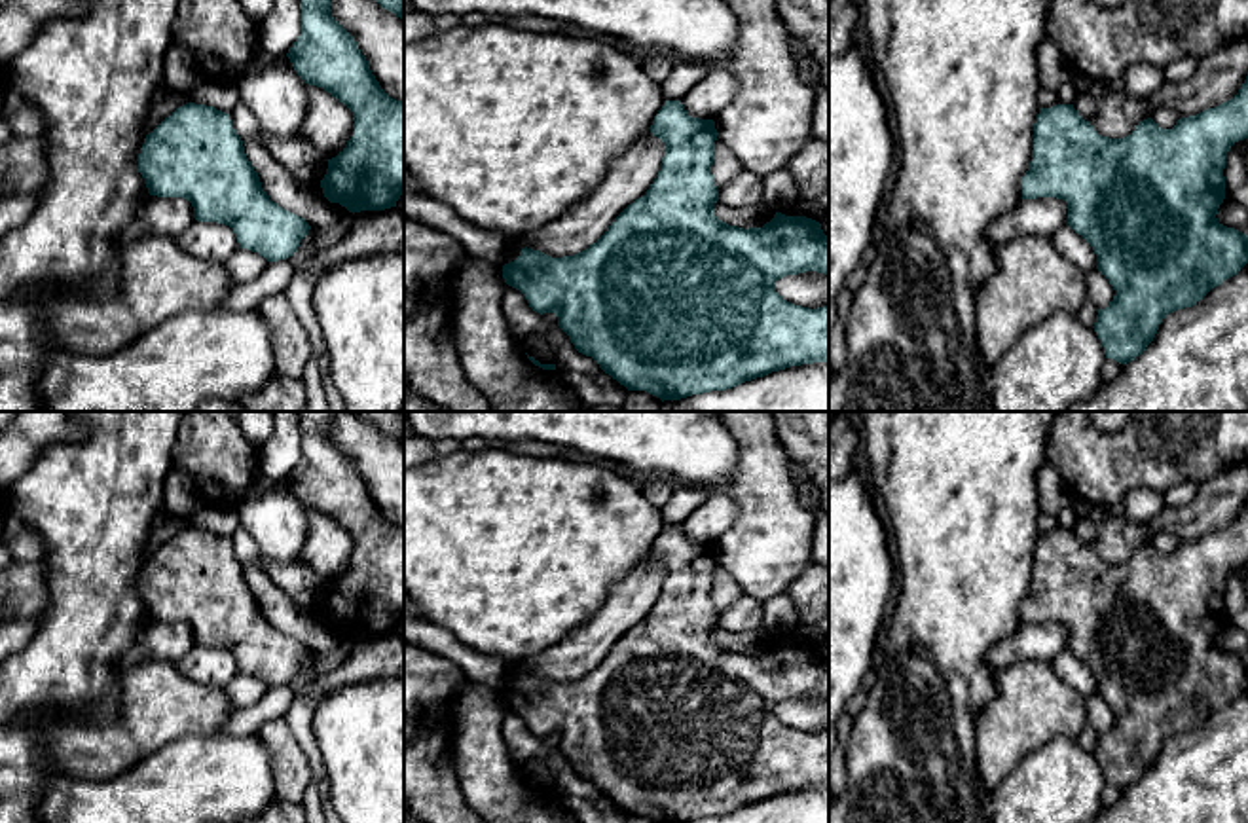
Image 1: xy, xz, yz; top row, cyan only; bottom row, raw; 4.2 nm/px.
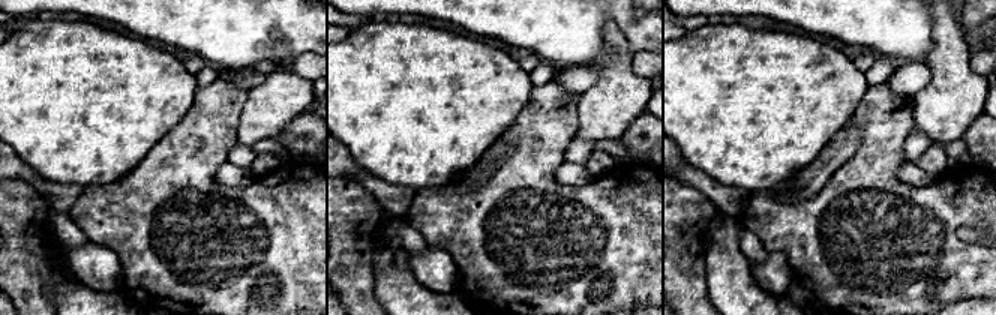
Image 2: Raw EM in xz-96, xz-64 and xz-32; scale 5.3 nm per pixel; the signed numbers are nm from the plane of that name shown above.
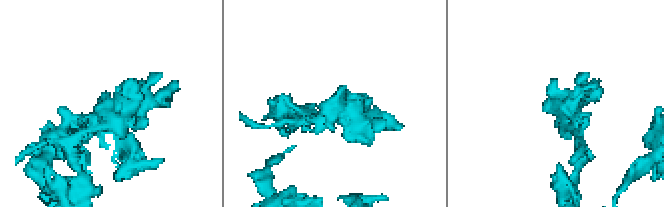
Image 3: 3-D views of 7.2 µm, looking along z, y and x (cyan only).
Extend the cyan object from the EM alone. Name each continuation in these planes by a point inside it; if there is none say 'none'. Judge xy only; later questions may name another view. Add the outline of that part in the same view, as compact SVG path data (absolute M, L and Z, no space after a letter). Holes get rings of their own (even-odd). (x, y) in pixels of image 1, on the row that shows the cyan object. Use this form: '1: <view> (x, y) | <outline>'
none

